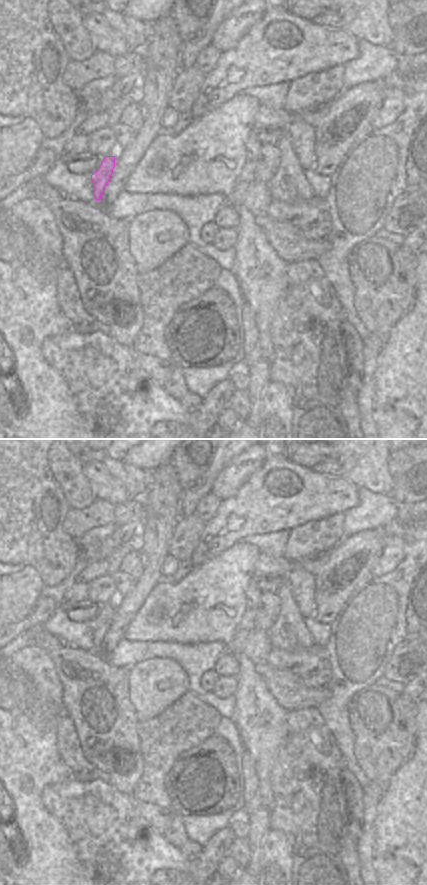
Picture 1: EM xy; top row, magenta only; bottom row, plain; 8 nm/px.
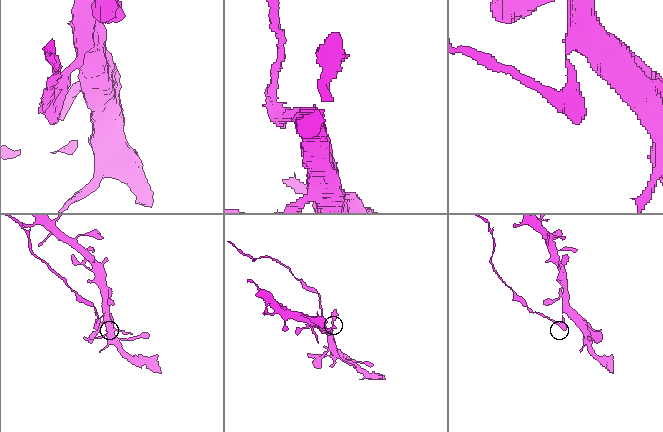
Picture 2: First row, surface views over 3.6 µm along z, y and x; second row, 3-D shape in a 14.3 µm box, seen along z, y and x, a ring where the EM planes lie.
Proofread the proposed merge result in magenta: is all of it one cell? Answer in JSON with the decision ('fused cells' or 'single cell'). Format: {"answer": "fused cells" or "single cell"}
{"answer": "fused cells"}

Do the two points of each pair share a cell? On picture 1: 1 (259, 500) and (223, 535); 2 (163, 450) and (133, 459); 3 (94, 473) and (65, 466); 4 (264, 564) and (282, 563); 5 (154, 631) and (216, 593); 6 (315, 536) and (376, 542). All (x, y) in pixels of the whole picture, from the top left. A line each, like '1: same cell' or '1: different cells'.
1: same cell
2: same cell
3: different cells
4: same cell
5: same cell
6: different cells

